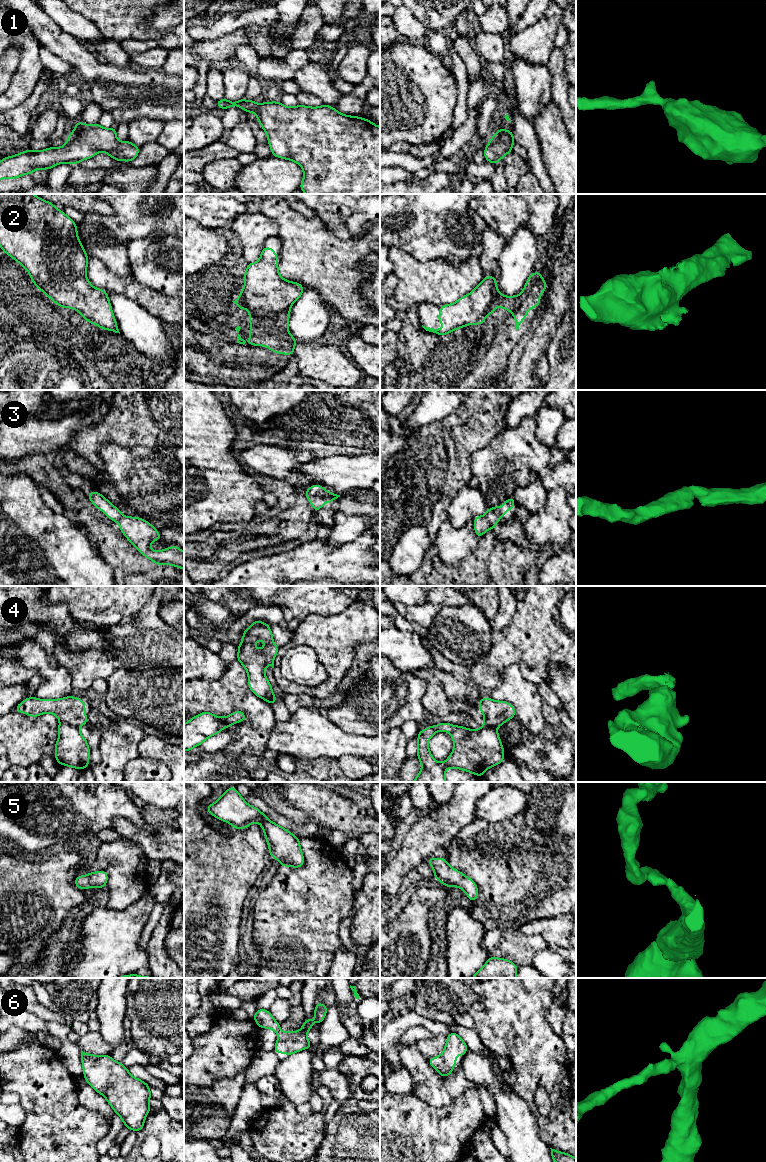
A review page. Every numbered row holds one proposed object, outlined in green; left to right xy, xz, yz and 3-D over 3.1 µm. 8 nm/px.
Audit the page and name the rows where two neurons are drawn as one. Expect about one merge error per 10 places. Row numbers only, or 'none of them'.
4

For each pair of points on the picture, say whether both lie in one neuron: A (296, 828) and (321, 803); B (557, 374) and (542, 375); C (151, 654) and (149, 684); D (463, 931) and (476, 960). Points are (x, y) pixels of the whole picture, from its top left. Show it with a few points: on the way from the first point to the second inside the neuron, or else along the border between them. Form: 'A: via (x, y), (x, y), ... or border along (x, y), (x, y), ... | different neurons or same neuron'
A: border along (311, 819), (318, 823) | different neurons
B: border along (545, 353), (549, 365), (549, 379) | different neurons
C: border along (173, 666), (157, 666), (147, 669), (127, 668) | different neurons
D: via (464, 938), (464, 948), (469, 953) | same neuron

